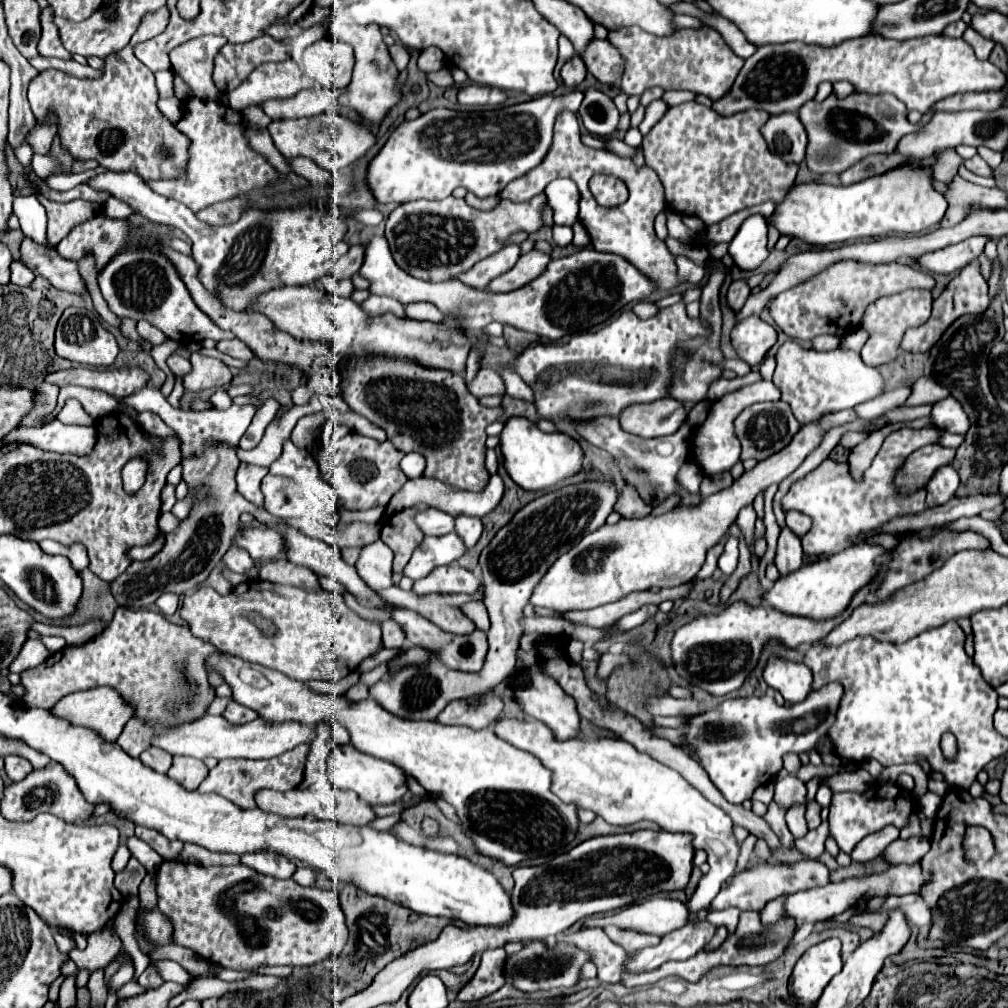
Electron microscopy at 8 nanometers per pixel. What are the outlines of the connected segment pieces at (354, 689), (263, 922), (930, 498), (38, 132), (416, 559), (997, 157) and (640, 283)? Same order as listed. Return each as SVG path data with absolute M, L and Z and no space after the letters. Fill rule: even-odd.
M355 684L355 686L351 686L349 690L347 690L347 694L344 694L344 696L347 696L349 700L363 700L363 698L367 698L369 696L369 688L365 686L365 684Z
M167 860L157 870L157 898L159 898L159 904L157 904L159 912L163 916L167 916L169 922L173 924L173 944L185 946L185 948L193 950L195 954L199 954L201 958L205 958L213 964L219 964L219 966L225 966L225 968L235 968L235 970L251 970L251 968L257 968L257 966L263 966L263 964L269 964L269 966L281 966L281 964L285 964L285 966L311 966L315 962L329 958L333 952L341 952L345 942L347 942L347 934L349 934L347 926L345 926L345 914L343 914L343 908L341 908L335 892L319 890L315 886L305 888L305 886L299 886L297 882L293 882L291 878L289 880L277 880L277 878L259 874L253 868L243 866L243 864L209 866L207 868L207 866L195 866L195 864L185 864L185 862L177 862L177 860Z
M941 466L927 484L927 506L945 504L955 496L957 488L959 488L959 474L953 470L953 466Z
M49 120L49 126L45 124L37 124L33 126L33 132L29 132L31 136L27 136L27 144L33 148L33 152L37 154L47 154L51 144L53 144L53 138L57 136L57 124L53 124L53 120Z
M451 532L449 536L439 536L439 538L425 536L421 546L417 546L411 560L407 562L403 574L413 580L425 578L433 568L451 564L457 558L461 558L465 550L467 550L465 544L461 544L461 538L455 532Z
M977 148L977 154L991 166L991 168L995 168L995 166L999 166L1001 164L1001 152L993 152L991 148Z
M373 236L371 244L365 248L365 262L359 270L361 276L369 280L369 292L379 296L391 296L401 304L411 302L431 302L435 304L447 318L457 316L465 330L481 332L491 322L501 322L503 326L509 324L517 330L533 332L537 336L545 336L549 340L559 340L565 334L587 332L603 322L609 316L619 312L629 302L647 300L655 286L625 258L613 254L601 254L593 248L577 250L571 256L551 260L545 272L525 284L523 288L493 294L487 290L473 290L457 280L447 280L441 284L419 280L397 268L389 244L385 238Z

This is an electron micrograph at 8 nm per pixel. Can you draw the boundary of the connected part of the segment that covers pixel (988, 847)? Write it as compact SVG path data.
M973 826L965 830L965 860L981 862L993 856L993 838L989 830Z

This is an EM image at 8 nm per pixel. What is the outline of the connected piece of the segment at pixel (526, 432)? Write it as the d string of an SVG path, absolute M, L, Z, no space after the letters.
M513 416L505 422L503 432L499 434L499 444L501 444L501 456L507 474L515 484L519 484L525 490L541 490L555 486L557 480L565 480L581 470L583 452L571 436L561 432L547 434L539 430L537 424L521 416Z

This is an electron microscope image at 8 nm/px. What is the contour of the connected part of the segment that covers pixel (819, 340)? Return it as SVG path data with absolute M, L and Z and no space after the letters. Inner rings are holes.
M823 334L811 340L815 350L833 350L833 348L841 348L841 338L835 334Z

